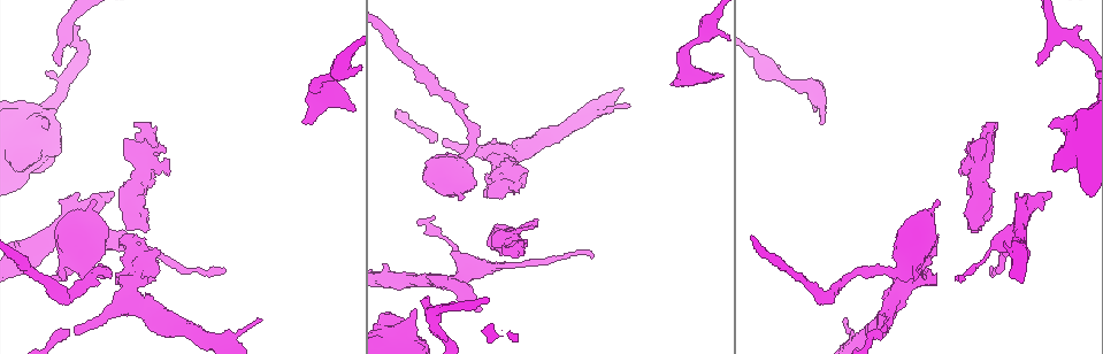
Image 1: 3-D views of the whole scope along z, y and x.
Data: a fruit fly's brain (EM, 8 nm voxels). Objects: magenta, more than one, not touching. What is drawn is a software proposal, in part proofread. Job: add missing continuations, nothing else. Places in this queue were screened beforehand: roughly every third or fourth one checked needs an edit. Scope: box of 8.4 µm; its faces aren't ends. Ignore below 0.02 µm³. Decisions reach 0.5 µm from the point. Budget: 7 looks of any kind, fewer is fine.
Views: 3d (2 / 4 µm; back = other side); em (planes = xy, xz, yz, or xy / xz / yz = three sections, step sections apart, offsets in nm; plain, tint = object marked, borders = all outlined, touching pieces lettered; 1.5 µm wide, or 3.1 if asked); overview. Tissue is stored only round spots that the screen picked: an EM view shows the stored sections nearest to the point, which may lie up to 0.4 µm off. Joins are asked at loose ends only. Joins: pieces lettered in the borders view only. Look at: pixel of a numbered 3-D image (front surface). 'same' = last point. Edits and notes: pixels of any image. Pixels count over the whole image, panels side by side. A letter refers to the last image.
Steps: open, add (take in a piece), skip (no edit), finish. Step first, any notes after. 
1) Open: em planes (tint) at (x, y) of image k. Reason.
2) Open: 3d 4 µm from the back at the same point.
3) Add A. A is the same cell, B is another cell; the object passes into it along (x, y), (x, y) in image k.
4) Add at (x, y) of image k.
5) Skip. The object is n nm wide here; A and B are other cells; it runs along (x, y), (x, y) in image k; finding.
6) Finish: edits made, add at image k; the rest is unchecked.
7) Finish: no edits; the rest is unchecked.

Open: em yz step 8 (tint) at (1018, 195) of image 1. An open end.

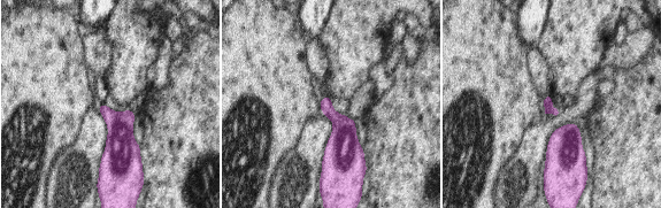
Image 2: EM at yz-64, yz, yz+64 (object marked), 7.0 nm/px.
Open: em planes (borders) at the same point. Another direction.

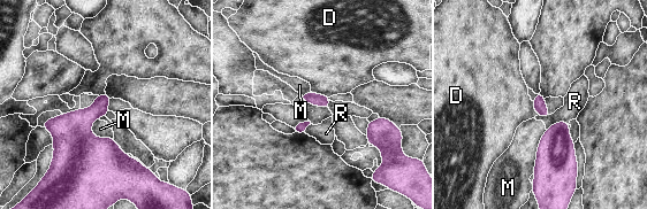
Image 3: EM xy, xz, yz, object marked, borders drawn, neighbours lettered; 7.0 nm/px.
Skip. D, M and R are other cells; a border runs along (311, 91), (329, 97) in image 3; none of them fits.

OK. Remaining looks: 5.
Open: em planes (plain) at (420, 225) of image 1. Thin end.

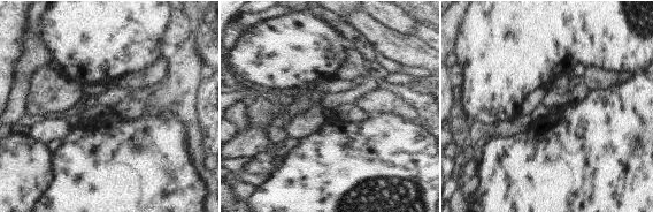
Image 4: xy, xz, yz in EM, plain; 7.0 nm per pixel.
Open: em planes (borders) at the same point.

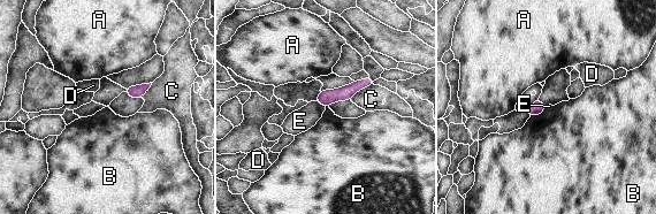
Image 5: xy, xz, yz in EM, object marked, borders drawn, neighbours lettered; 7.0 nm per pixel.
Skip. The object is 100 nm wide here; A, B, C, D and E are other cells; a border runs along (317, 100), (325, 107) in image 5; no lettered piece goes on from it.

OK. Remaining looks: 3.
Open: em planes (borders) at (673, 85) of image 1. Free end.

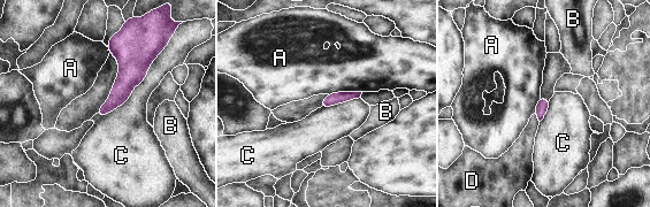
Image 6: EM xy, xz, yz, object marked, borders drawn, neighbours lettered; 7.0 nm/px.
Skip. The longest contact is with C, 650 nm; A, B, C and D are other cells; no lettered piece goes on from it.

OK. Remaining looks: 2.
Finish: no edits; the rest is unchecked.

